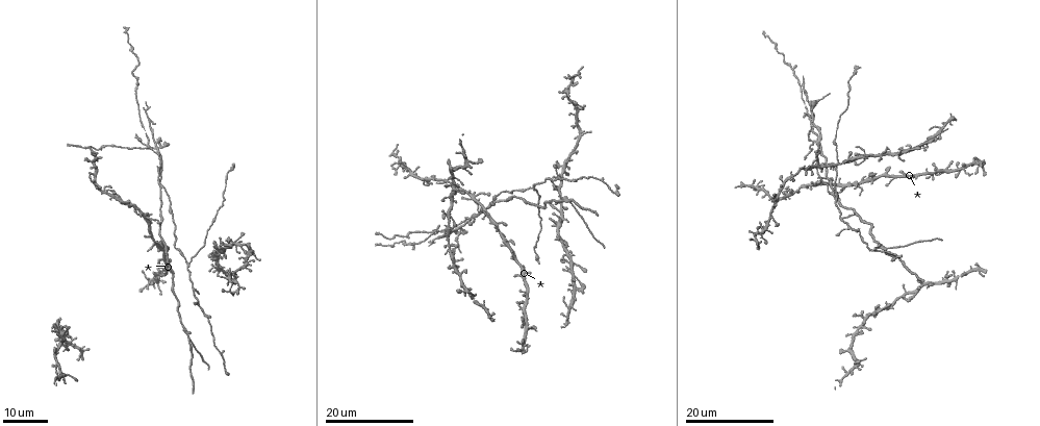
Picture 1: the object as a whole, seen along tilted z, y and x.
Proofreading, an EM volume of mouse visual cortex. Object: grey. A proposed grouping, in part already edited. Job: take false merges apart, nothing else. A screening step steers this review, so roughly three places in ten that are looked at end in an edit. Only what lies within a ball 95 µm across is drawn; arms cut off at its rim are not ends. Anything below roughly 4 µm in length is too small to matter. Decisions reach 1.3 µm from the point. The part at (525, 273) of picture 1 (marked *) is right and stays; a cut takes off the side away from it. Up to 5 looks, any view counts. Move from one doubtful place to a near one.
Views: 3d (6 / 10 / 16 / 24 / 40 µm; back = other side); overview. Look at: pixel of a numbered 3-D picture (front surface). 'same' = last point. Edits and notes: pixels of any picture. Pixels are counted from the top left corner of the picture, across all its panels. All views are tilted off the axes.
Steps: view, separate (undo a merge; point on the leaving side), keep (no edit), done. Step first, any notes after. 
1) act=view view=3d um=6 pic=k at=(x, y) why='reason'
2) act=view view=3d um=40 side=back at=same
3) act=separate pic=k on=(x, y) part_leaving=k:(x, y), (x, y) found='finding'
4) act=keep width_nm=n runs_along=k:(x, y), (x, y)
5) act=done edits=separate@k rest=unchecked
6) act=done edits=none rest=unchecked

act=view view=3d um=24 pic=1 at=(817, 145) why='two arms in line, one across'

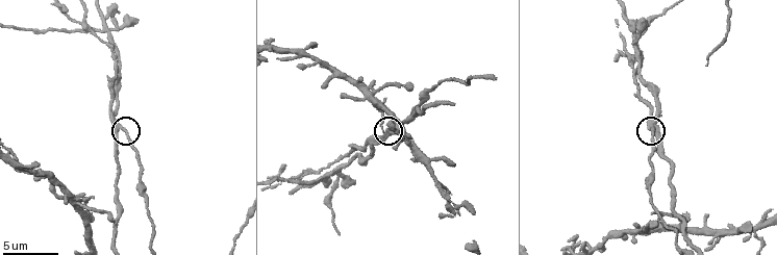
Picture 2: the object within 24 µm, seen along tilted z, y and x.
act=view view=3d um=6 pic=2 at=(122, 127)

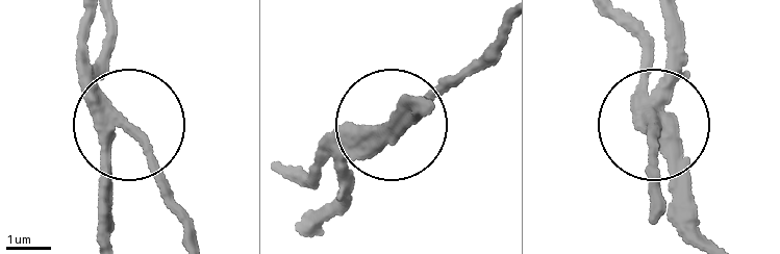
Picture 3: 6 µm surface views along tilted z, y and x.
act=separate pic=3 on=(106, 163) arms=3 part_leaving=3:(653, 116), (681, 236) found='two neurons meet here'

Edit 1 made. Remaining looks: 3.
act=view view=3d um=24 pic=1 at=(559, 204) why='four-way junction'

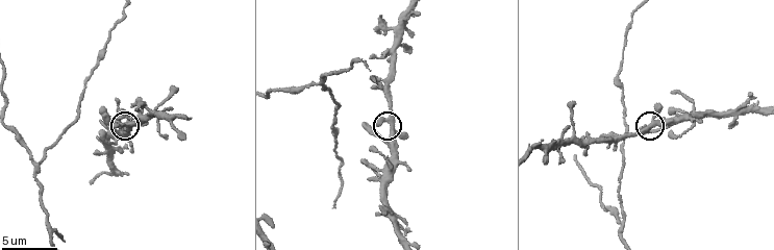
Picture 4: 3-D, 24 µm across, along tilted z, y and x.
act=view view=3d um=6 pic=4 at=(392, 124)

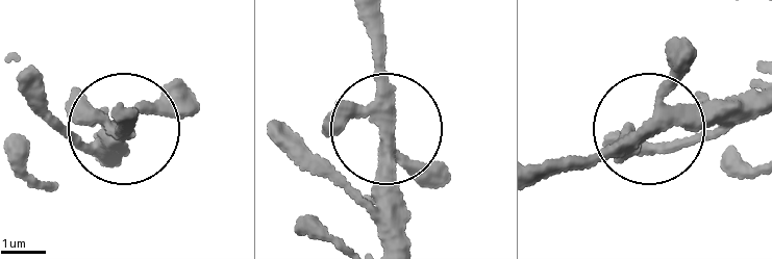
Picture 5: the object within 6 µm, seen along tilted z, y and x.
act=view view=3d um=6 side=back pic=5 at=(385, 121)

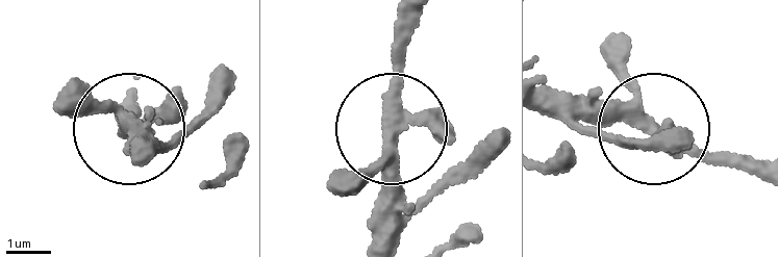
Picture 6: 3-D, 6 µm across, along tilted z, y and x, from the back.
act=keep side_arm_um=31 found='continuous, no second neuron'

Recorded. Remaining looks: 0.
act=done edits=separate@3 rest=unchecked

